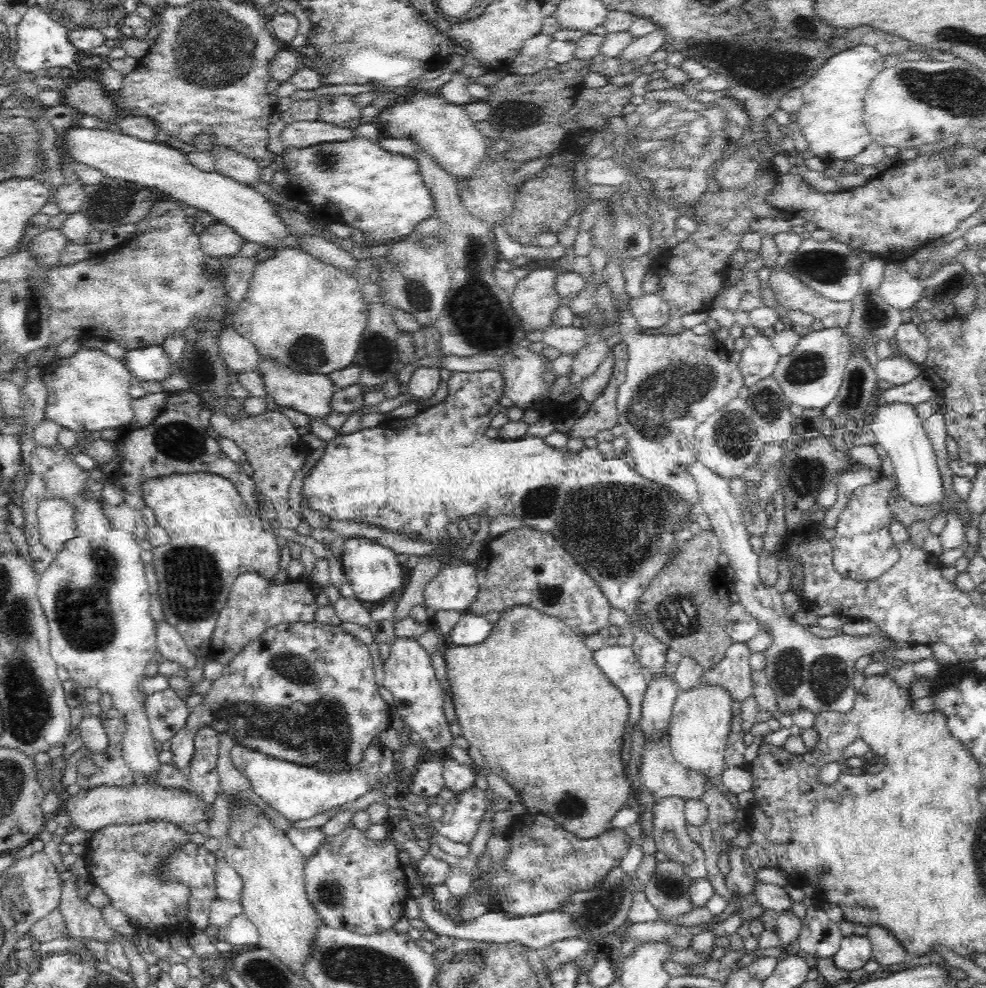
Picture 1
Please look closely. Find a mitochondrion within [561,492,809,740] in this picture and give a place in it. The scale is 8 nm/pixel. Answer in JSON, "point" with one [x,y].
{"point":[679,616]}

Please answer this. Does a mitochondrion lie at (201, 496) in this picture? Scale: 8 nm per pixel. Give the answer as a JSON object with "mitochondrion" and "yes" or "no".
{"mitochondrion":"no"}

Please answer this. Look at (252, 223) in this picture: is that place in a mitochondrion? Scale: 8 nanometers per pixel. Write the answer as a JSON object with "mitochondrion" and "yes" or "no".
{"mitochondrion":"no"}

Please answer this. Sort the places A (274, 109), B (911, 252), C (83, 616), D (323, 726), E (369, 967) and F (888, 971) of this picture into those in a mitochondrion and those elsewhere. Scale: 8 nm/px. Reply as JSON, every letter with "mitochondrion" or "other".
{"A":"other","B":"other","C":"mitochondrion","D":"mitochondrion","E":"mitochondrion","F":"other"}

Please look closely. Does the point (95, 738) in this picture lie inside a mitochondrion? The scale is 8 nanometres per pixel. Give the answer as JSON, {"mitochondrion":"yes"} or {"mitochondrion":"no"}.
{"mitochondrion":"no"}

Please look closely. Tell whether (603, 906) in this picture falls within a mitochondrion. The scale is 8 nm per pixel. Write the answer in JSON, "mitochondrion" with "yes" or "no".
{"mitochondrion":"yes"}

